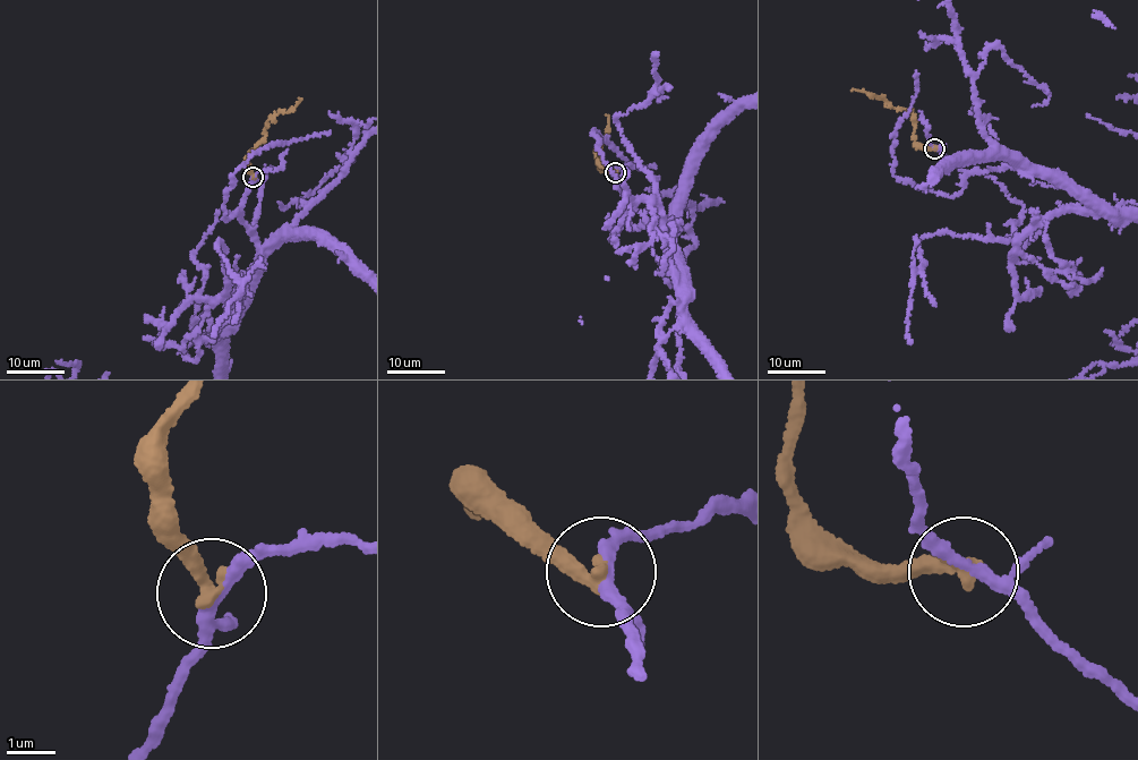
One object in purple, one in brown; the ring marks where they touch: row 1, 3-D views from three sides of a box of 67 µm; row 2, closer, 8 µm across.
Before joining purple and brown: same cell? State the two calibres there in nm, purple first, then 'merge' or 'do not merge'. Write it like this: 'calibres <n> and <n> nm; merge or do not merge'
calibres 200 and 360 nm; merge

